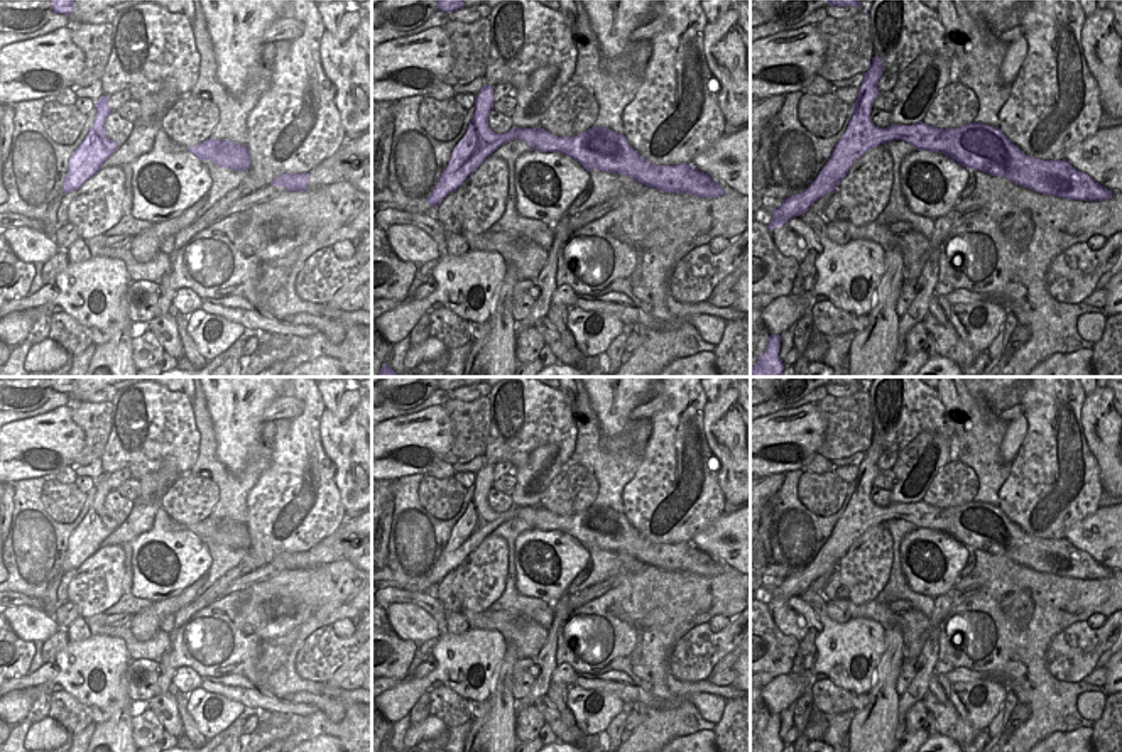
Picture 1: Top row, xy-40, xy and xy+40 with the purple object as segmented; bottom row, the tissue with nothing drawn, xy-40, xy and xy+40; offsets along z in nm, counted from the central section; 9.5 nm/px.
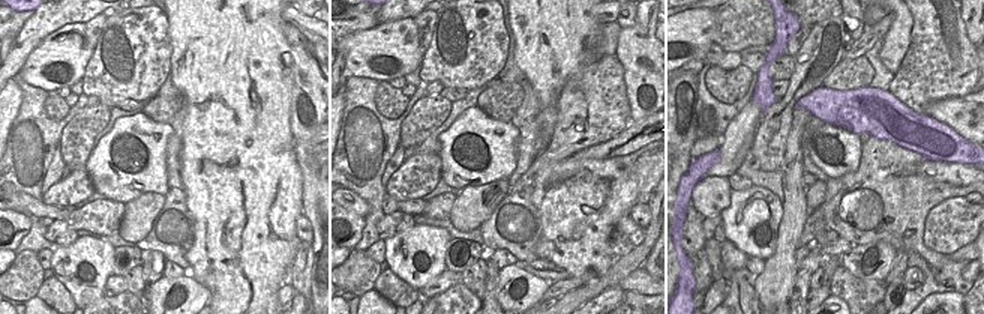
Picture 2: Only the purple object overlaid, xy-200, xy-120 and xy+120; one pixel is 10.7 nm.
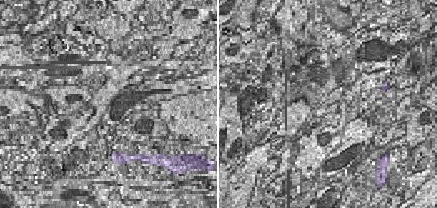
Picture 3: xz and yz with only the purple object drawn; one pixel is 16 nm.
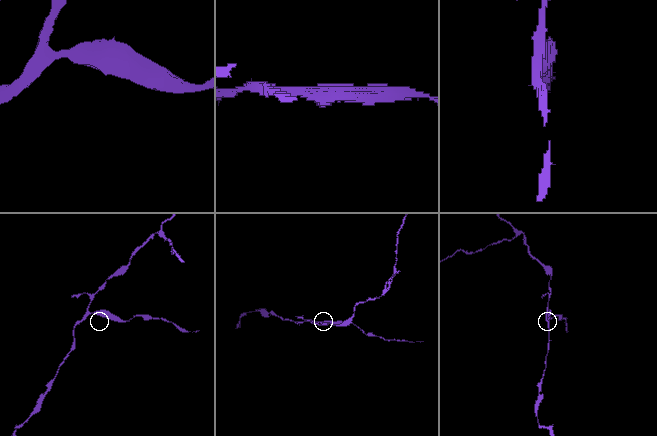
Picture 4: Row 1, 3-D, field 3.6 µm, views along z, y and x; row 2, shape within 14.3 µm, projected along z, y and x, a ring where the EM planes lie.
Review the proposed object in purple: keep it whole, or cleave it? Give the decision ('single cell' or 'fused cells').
fused cells

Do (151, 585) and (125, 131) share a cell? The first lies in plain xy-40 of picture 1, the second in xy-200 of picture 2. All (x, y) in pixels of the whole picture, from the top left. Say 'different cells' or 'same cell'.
same cell

